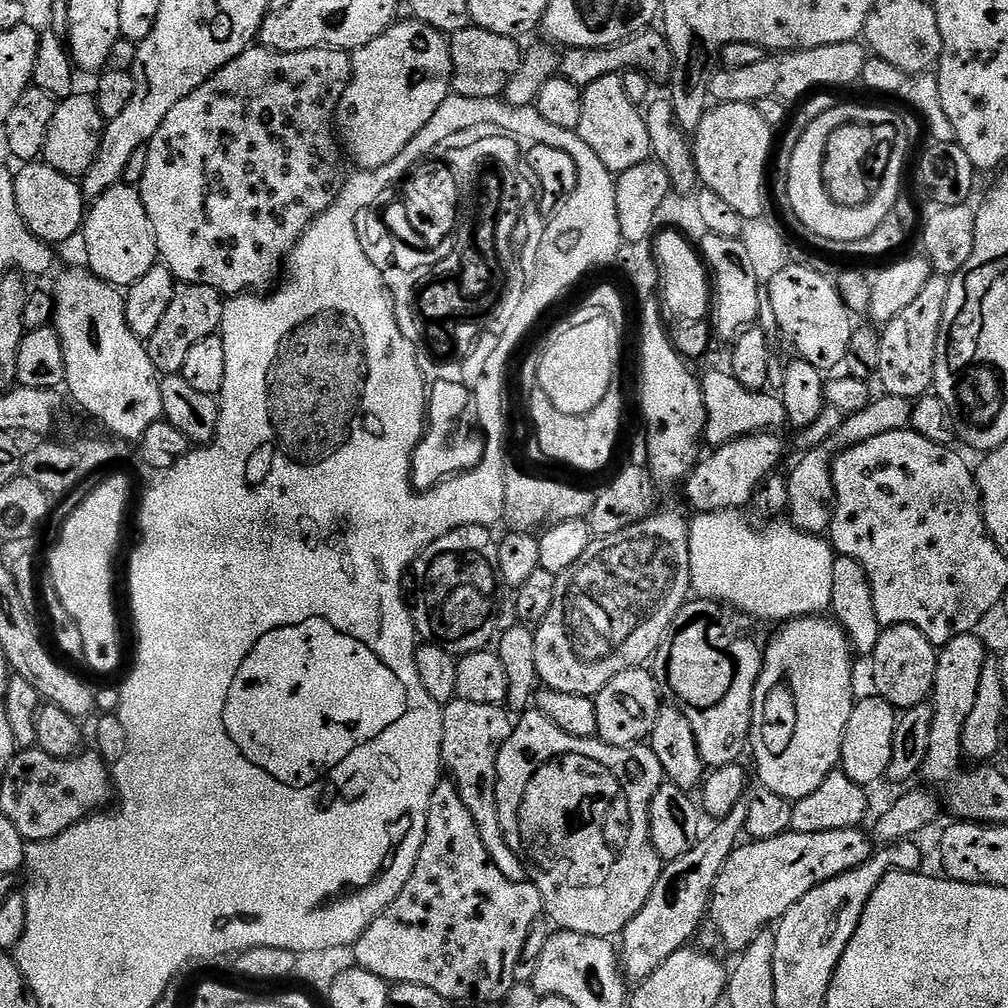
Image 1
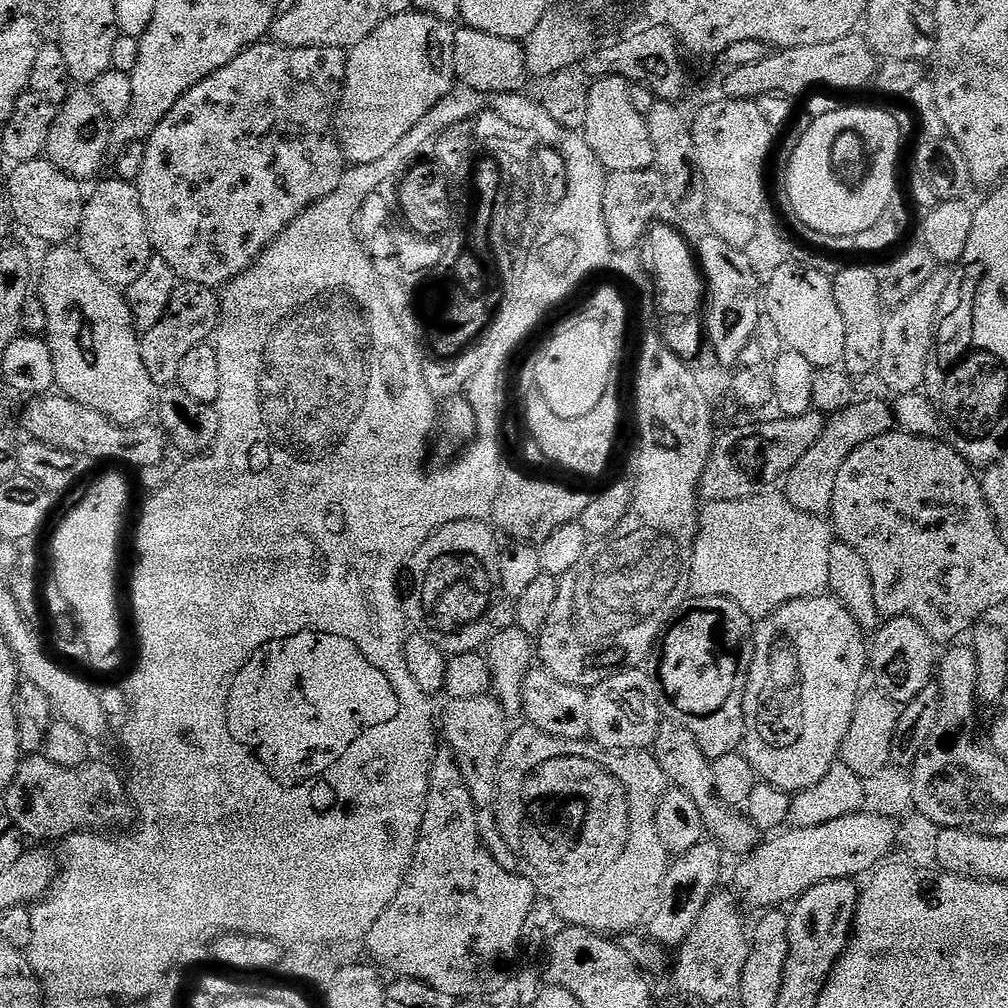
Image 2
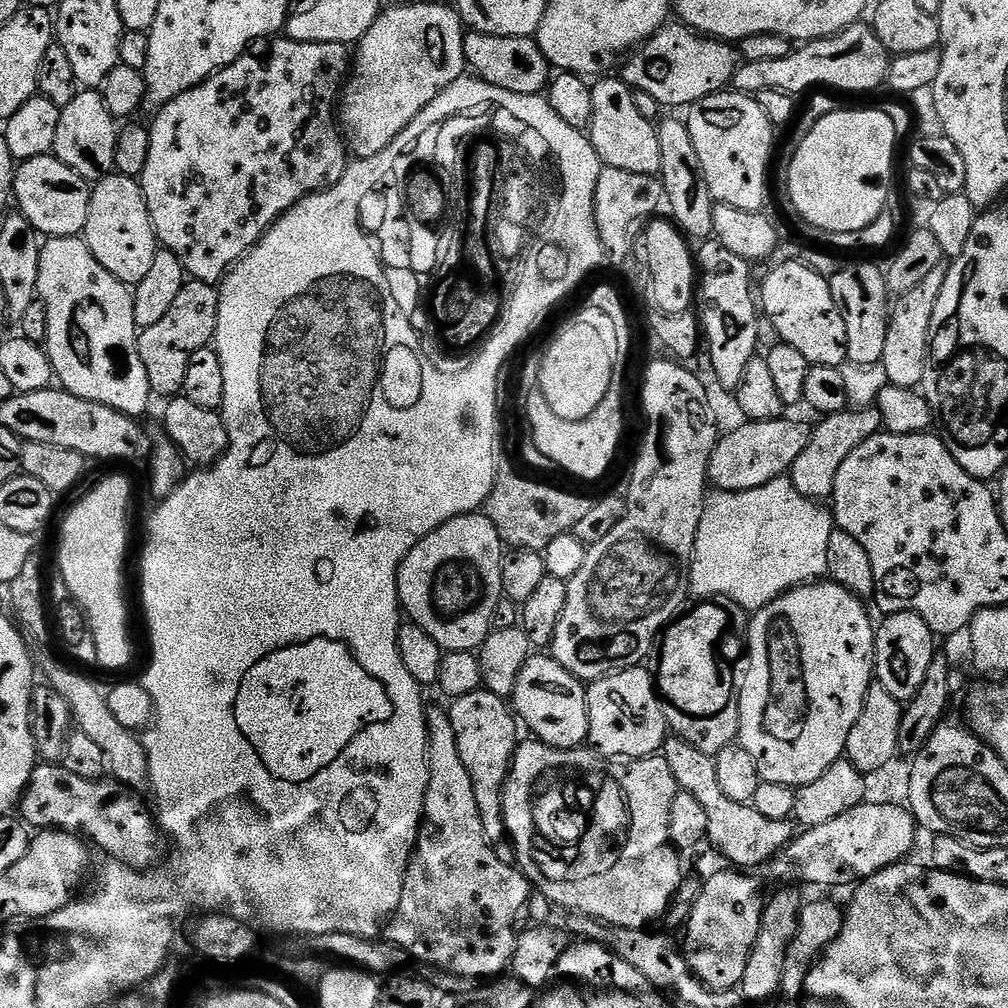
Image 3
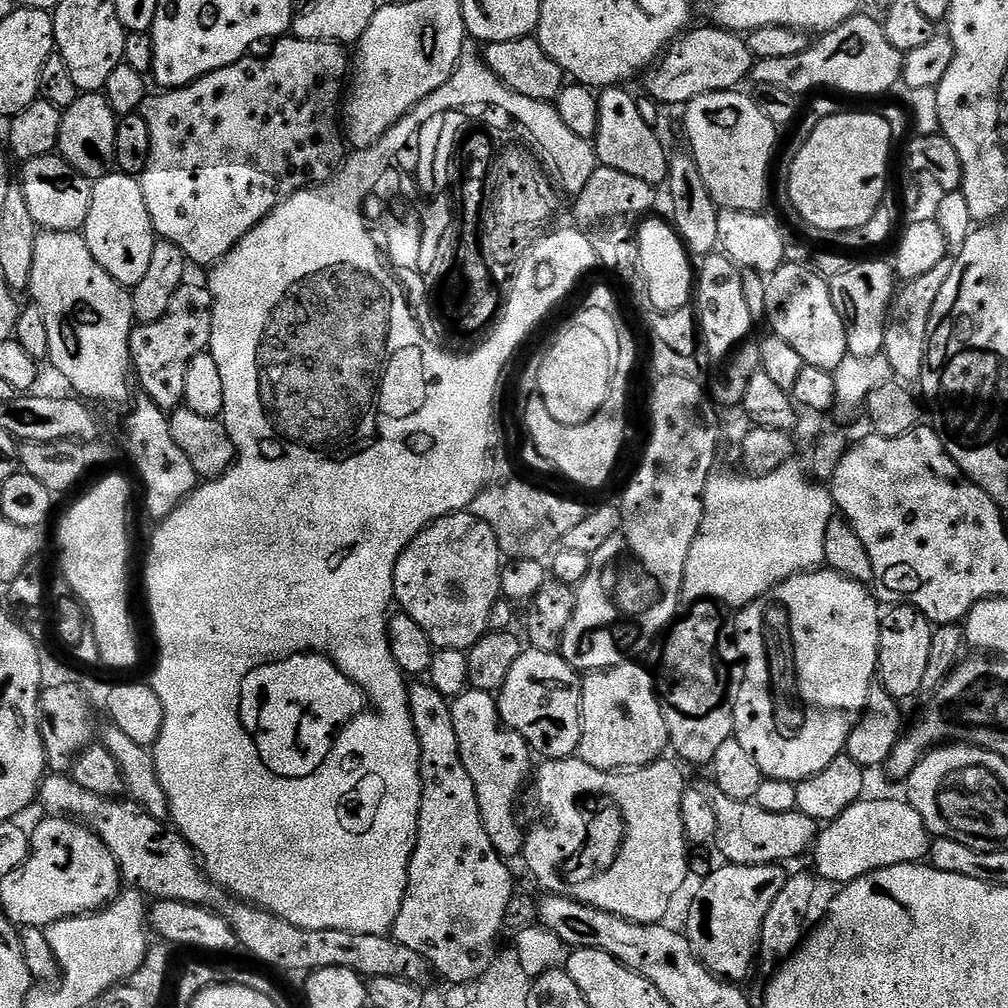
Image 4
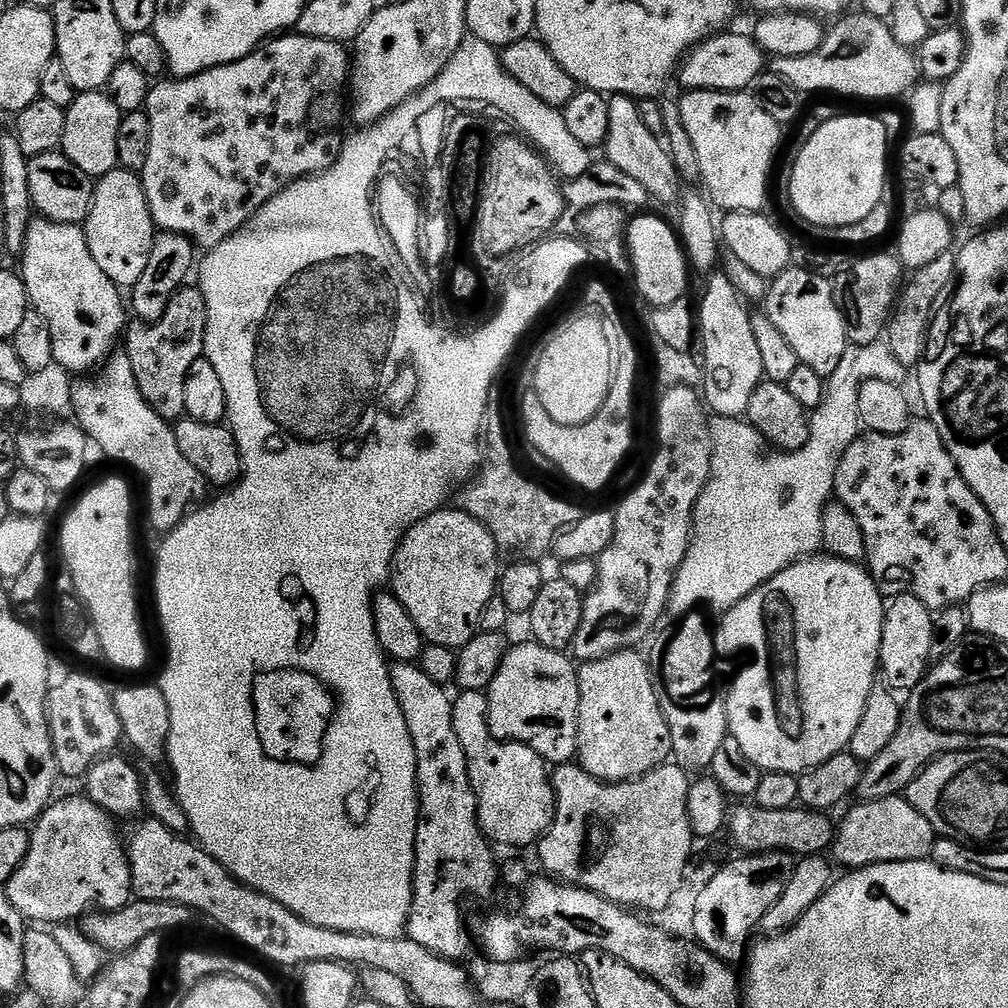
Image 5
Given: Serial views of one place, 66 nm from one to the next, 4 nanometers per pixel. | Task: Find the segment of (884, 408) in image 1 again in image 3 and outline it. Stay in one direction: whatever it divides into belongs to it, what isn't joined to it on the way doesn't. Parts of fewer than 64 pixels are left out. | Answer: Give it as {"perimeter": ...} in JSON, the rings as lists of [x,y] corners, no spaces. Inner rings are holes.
{"perimeter":[[[853,408],[830,414],[817,419],[810,434],[810,442],[806,442],[806,450],[798,454],[798,462],[794,462],[790,479],[794,490],[806,498],[817,502],[829,499],[834,490],[834,478],[838,478],[838,469],[842,462],[853,459],[863,449],[864,444],[872,436],[879,436],[884,428],[884,419],[879,408]]]}

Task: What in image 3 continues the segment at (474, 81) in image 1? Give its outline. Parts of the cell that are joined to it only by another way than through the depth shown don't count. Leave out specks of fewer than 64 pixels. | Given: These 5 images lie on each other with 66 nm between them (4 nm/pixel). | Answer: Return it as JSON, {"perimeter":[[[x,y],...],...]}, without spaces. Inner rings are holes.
{"perimeter":[[[469,31],[464,37],[464,62],[470,69],[471,75],[477,76],[482,82],[488,82],[490,86],[498,86],[498,90],[510,90],[510,94],[541,95],[554,75],[548,59],[531,36],[510,38],[509,36],[487,36],[481,32]]]}

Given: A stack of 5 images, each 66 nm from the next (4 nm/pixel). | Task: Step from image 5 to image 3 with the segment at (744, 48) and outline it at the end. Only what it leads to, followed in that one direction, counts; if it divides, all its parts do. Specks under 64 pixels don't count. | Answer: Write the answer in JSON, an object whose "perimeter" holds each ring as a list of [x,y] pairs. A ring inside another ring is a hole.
{"perimeter":[[[683,22],[672,23],[665,23],[623,61],[622,79],[629,88],[658,98],[665,109],[684,110],[702,98],[725,91],[731,85],[742,57],[727,40],[713,40],[710,36],[695,32]]]}

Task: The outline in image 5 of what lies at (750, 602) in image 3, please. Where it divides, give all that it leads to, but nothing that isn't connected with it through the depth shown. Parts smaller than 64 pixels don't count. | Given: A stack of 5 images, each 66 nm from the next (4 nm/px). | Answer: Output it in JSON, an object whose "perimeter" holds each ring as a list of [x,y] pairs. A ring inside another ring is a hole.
{"perimeter":[[[825,394],[820,405],[811,413],[810,423],[812,429],[810,430],[810,438],[806,442],[806,446],[797,452],[772,454],[776,456],[764,456],[766,441],[748,423],[747,419],[737,418],[735,416],[713,415],[710,423],[712,425],[712,473],[708,479],[708,485],[705,486],[703,494],[700,495],[699,502],[696,503],[696,513],[692,516],[692,541],[688,543],[686,558],[682,562],[682,566],[674,578],[674,586],[670,590],[667,615],[669,617],[673,616],[673,618],[686,616],[689,612],[697,611],[701,606],[705,609],[713,608],[717,614],[726,613],[735,604],[742,602],[742,598],[746,598],[754,590],[758,590],[758,586],[762,586],[767,580],[774,578],[774,574],[778,574],[782,570],[789,568],[790,565],[819,553],[822,548],[822,514],[824,513],[824,507],[829,504],[834,496],[836,471],[838,470],[840,461],[849,455],[853,442],[859,440],[862,435],[862,425],[860,423],[860,415],[858,414],[858,402],[852,398],[848,400],[848,404],[842,405],[841,408],[832,408],[832,396],[828,394]]]}

